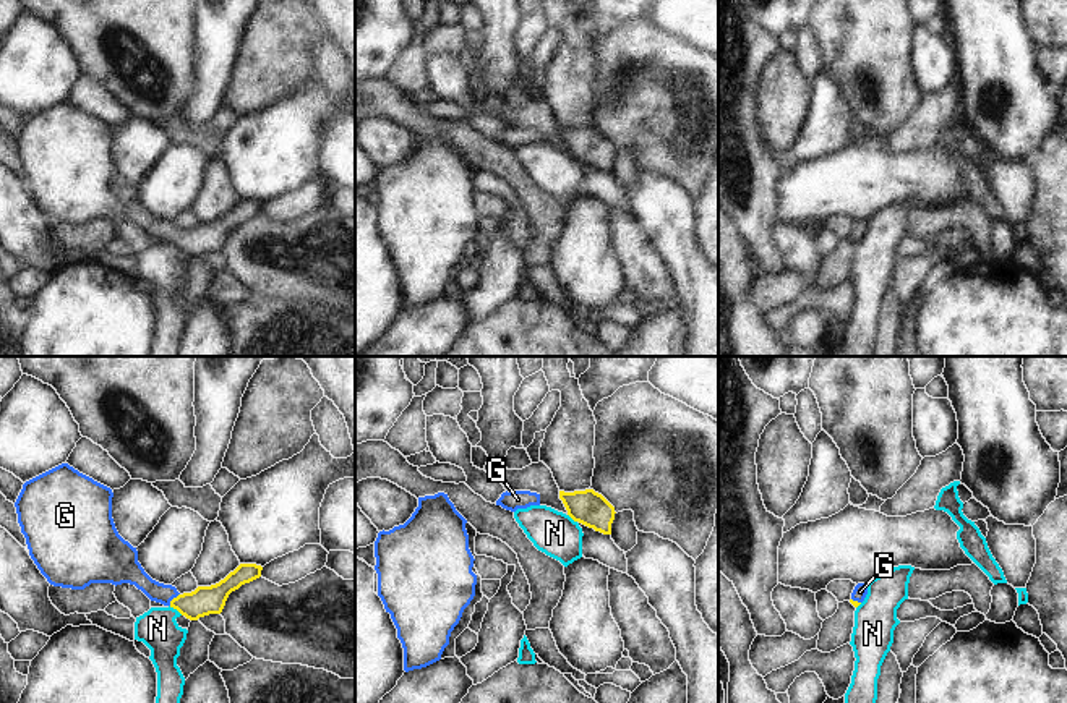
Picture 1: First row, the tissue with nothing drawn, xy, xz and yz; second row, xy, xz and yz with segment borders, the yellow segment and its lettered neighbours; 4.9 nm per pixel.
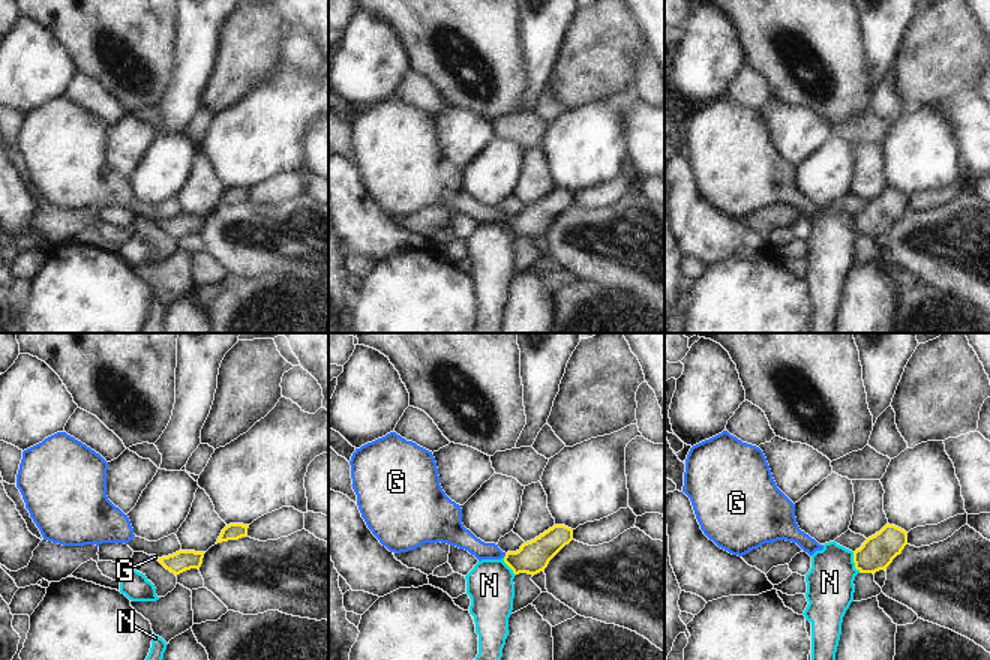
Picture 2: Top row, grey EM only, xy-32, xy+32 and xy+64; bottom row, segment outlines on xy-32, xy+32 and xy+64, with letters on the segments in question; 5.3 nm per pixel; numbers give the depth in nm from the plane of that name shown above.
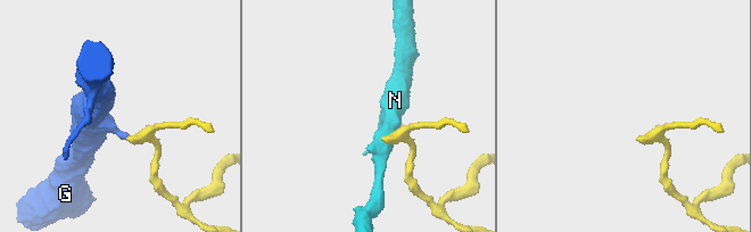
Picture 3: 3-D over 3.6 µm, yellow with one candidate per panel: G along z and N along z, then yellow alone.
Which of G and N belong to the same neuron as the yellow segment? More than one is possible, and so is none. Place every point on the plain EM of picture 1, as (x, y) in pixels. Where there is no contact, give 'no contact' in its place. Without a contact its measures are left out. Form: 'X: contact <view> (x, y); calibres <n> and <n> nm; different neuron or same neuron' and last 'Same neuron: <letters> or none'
G: contact xy (172, 237); calibres 140 and 120 nm; same neuron
N: contact xy (175, 245); calibres 140 and 200 nm; different neuron
Same neuron: G

